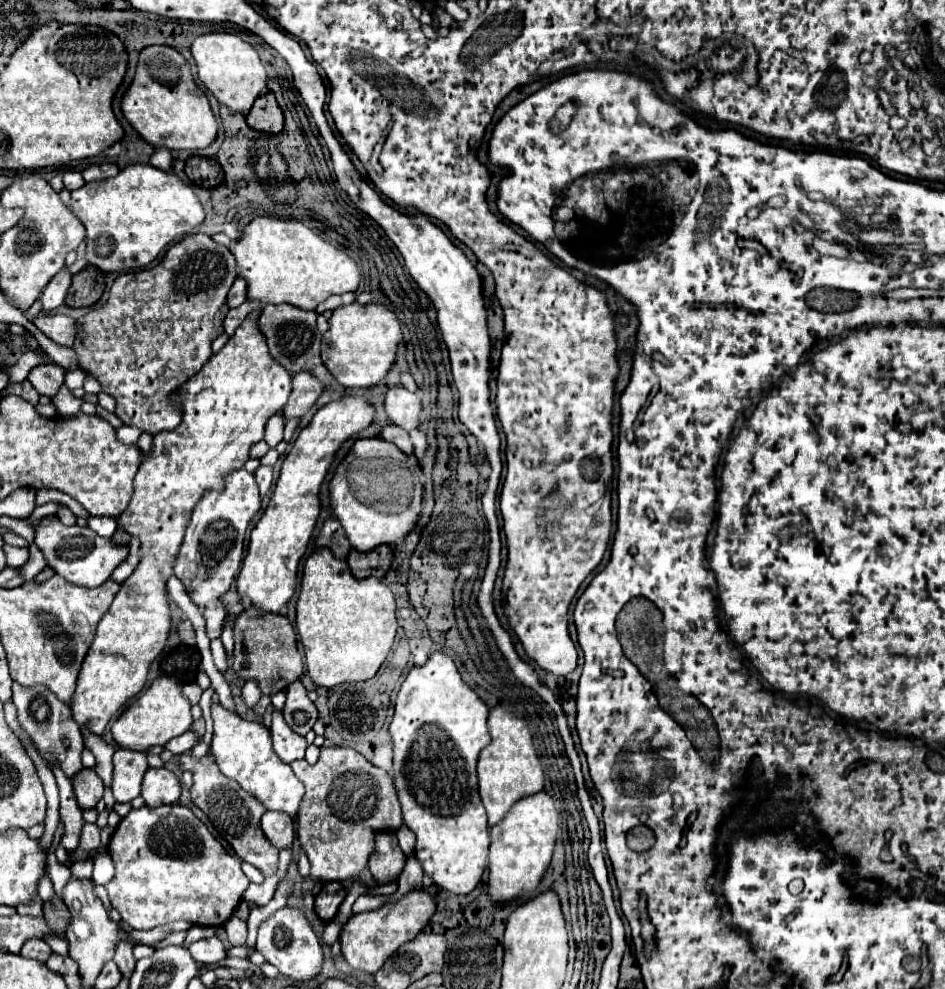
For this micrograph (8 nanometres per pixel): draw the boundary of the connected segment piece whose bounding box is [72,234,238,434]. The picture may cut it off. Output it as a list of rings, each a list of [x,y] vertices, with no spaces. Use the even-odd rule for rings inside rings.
[[[198,234],[198,238],[186,236],[182,242],[170,246],[156,268],[118,276],[110,288],[108,302],[78,318],[78,334],[72,348],[78,354],[80,368],[94,376],[102,384],[102,390],[116,400],[116,416],[124,424],[158,434],[174,430],[182,422],[182,410],[172,406],[170,396],[198,374],[212,356],[212,342],[224,332],[224,318],[230,310],[226,296],[236,276],[236,260],[226,246],[214,242],[208,234]]]

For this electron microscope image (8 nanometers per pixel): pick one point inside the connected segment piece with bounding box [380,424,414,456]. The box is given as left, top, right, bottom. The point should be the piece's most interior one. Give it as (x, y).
(395, 434)

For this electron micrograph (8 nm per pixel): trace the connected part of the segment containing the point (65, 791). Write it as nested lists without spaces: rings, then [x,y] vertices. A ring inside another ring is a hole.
[[[56,764],[52,768],[54,768],[58,788],[60,788],[60,820],[64,824],[64,836],[61,838],[61,844],[68,848],[68,852],[72,852],[80,846],[80,830],[84,826],[82,808],[78,806],[78,802],[74,798],[70,778]]]

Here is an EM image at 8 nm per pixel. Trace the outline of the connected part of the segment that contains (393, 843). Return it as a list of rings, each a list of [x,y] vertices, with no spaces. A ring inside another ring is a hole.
[[[380,832],[376,836],[376,850],[370,854],[368,860],[368,868],[372,876],[378,882],[388,884],[394,878],[398,878],[404,864],[406,864],[406,856],[402,854],[402,850],[398,850],[398,838],[394,834]]]

